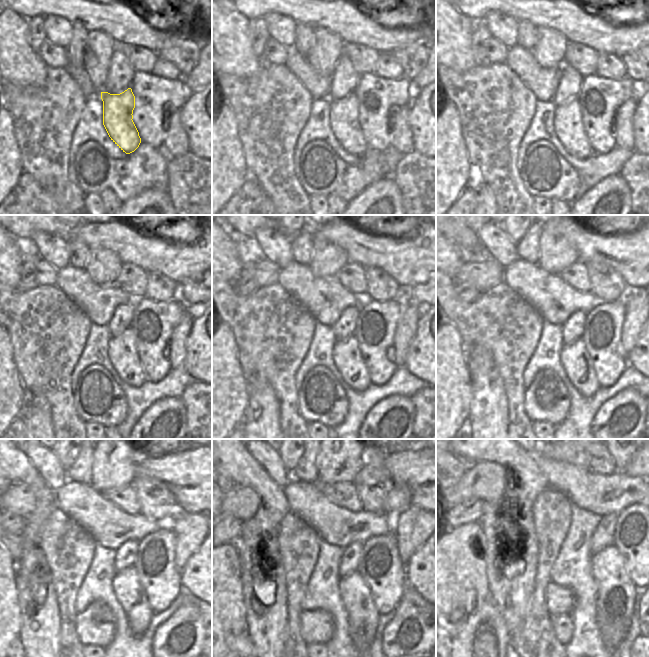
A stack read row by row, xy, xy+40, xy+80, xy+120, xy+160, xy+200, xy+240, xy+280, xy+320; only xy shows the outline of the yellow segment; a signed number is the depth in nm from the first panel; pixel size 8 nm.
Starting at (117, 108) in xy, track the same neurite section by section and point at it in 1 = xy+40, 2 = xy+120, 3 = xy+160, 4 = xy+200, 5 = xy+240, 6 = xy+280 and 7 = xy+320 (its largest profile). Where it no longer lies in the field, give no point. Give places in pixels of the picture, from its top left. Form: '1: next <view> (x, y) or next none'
1: next xy+40 (344, 114)
2: next xy+120 (123, 354)
3: next xy+160 (347, 356)
4: next xy+200 (575, 360)
5: next xy+240 (127, 586)
6: next xy+280 (363, 615)
7: next xy+320 (616, 614)

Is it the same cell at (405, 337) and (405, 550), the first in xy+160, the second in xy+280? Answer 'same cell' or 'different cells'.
same cell

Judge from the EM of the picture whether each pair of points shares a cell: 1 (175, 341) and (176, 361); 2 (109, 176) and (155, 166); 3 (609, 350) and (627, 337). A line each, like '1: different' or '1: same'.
1: same
2: same
3: different

